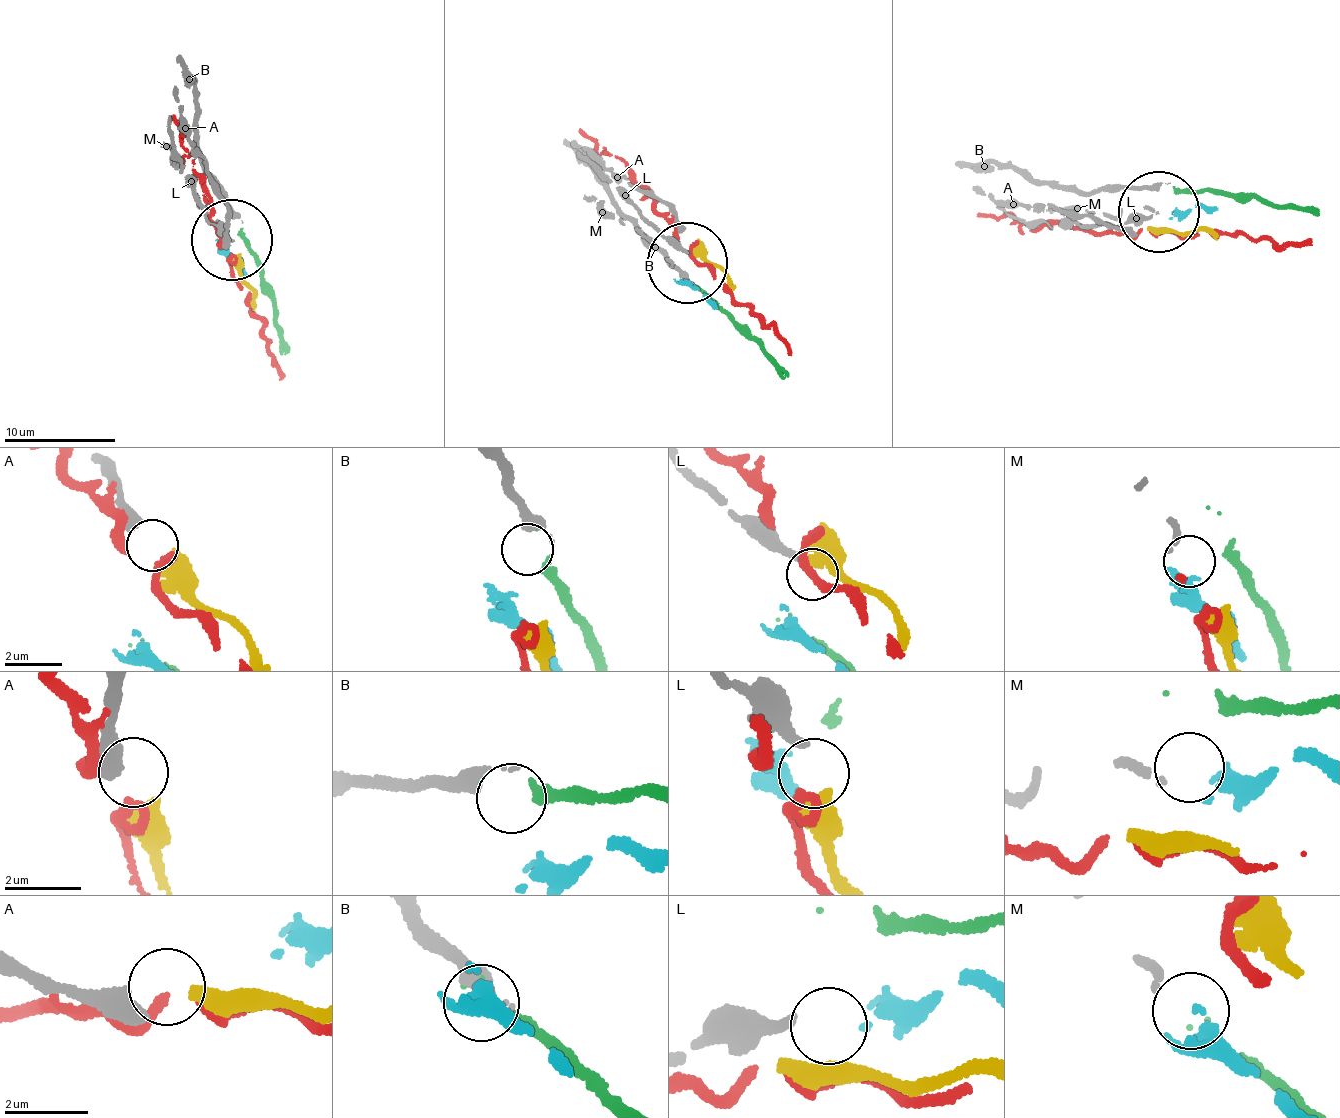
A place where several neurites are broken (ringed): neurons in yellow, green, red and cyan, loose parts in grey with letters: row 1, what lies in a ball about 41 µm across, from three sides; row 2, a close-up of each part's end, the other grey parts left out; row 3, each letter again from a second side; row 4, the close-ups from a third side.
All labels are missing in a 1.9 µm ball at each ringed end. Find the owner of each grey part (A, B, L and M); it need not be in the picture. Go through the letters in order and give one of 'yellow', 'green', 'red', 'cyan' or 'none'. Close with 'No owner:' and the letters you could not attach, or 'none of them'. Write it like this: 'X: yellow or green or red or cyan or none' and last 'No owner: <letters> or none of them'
A: yellow
B: green
L: none
M: cyan
No owner: L

